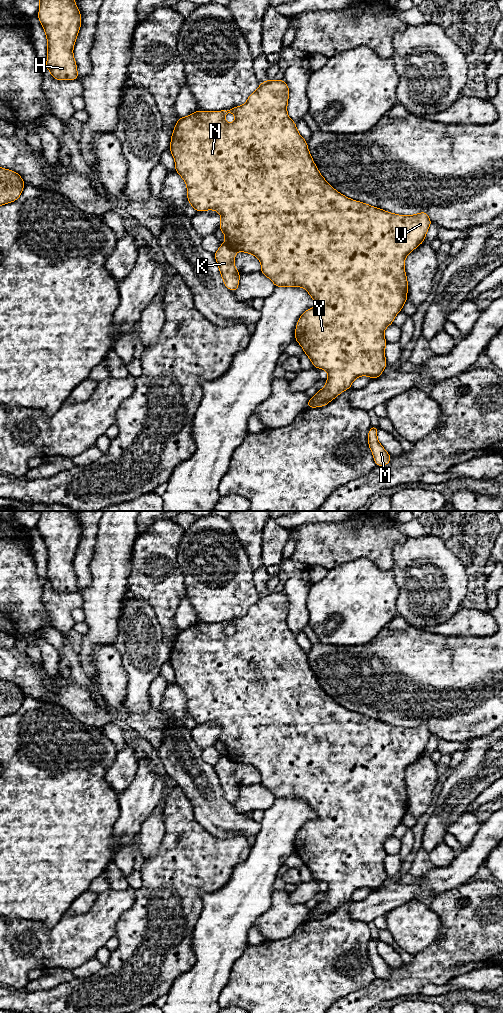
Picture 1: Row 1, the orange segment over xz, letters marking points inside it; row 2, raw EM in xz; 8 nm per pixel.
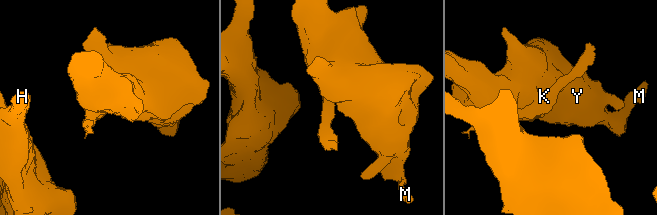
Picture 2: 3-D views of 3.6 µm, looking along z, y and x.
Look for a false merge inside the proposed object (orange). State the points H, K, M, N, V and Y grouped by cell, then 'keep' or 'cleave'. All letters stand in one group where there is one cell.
H M N V Y / K | cleave

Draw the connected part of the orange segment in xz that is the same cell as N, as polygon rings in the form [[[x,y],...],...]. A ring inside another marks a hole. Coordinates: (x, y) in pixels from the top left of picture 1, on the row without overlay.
[[[267,592],[262,595],[260,595],[259,600],[253,604],[247,611],[246,615],[242,618],[233,619],[228,622],[221,622],[221,623],[201,623],[197,622],[193,626],[187,628],[187,629],[181,629],[178,631],[176,638],[173,641],[173,646],[171,648],[171,655],[170,655],[170,661],[169,663],[172,665],[174,672],[175,672],[175,682],[176,684],[183,690],[183,692],[186,695],[187,698],[187,712],[192,717],[192,719],[197,724],[202,724],[206,722],[215,722],[220,725],[221,728],[221,734],[219,738],[219,742],[221,742],[225,747],[225,755],[234,761],[235,763],[241,763],[244,765],[250,765],[254,768],[256,768],[261,775],[261,785],[265,788],[267,788],[275,797],[275,799],[289,799],[289,798],[295,798],[295,799],[302,799],[306,801],[312,811],[316,813],[316,818],[313,820],[310,820],[300,828],[298,831],[296,841],[295,841],[295,853],[297,853],[301,859],[304,862],[304,865],[310,870],[312,877],[318,881],[326,882],[329,886],[326,897],[323,901],[318,902],[318,905],[312,909],[309,910],[307,919],[308,920],[315,920],[315,919],[323,919],[327,917],[330,913],[332,913],[334,910],[336,910],[339,906],[341,906],[343,903],[351,900],[352,894],[360,888],[368,888],[371,891],[378,890],[382,887],[382,884],[384,880],[387,878],[387,874],[385,872],[385,858],[387,856],[387,853],[384,849],[384,843],[387,838],[393,836],[393,832],[395,828],[402,822],[403,817],[407,813],[407,804],[408,804],[408,794],[407,789],[404,781],[405,777],[405,770],[406,768],[413,763],[415,760],[417,760],[420,756],[424,754],[424,751],[426,749],[426,745],[432,735],[429,728],[425,723],[422,723],[421,725],[415,726],[415,727],[397,727],[394,725],[390,725],[388,723],[373,719],[371,717],[368,717],[366,715],[362,715],[360,713],[352,712],[338,703],[336,703],[320,686],[318,680],[316,679],[311,666],[308,662],[307,653],[302,650],[302,648],[298,645],[296,636],[293,632],[291,632],[287,625],[287,616],[288,616],[288,610],[289,610],[289,600],[287,595],[284,592]],[[227,625],[233,625],[236,628],[236,632],[233,635],[227,635],[224,632],[224,629]]]

